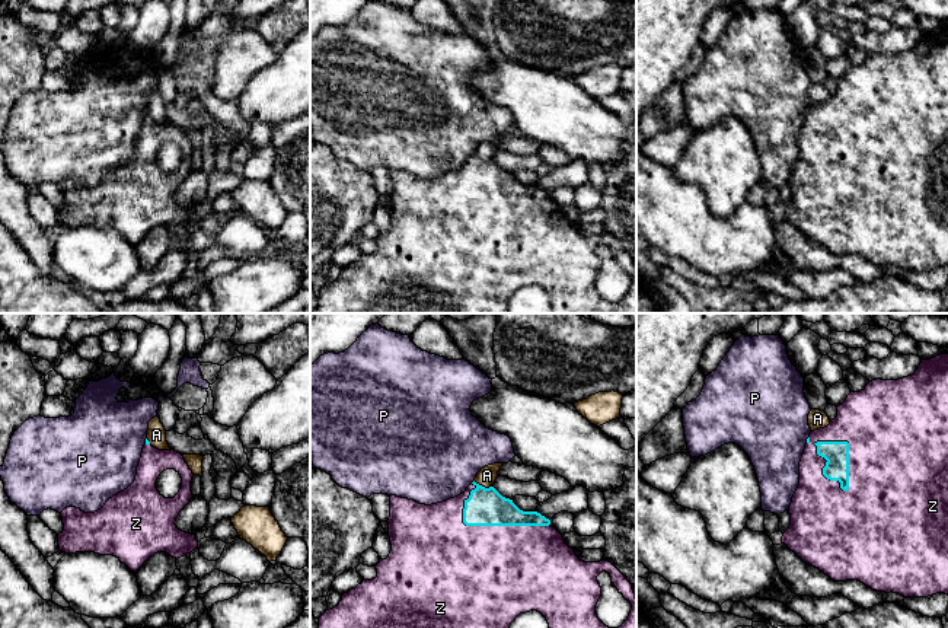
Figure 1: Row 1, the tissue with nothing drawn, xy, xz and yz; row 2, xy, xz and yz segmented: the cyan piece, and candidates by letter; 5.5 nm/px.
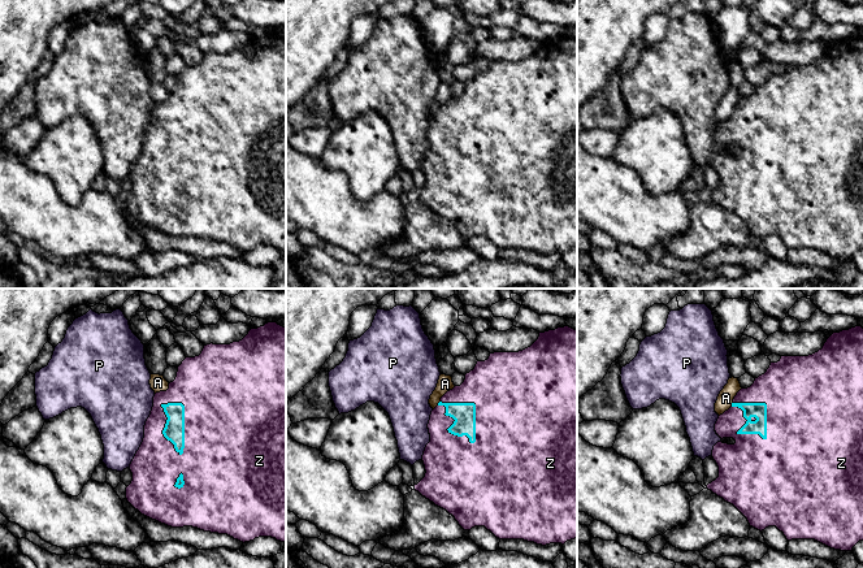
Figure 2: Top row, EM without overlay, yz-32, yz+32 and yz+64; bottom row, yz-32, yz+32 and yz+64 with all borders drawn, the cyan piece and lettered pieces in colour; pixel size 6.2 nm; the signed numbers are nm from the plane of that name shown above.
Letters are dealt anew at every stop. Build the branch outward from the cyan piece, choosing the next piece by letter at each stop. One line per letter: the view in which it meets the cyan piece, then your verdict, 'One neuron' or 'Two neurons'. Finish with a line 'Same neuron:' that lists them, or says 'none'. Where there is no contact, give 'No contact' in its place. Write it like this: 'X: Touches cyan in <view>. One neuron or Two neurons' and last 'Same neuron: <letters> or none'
A: Touches cyan in xz. Two neurons
P: Touches cyan in xy. Two neurons
Z: Touches cyan in yz. One neuron
Same neuron: Z

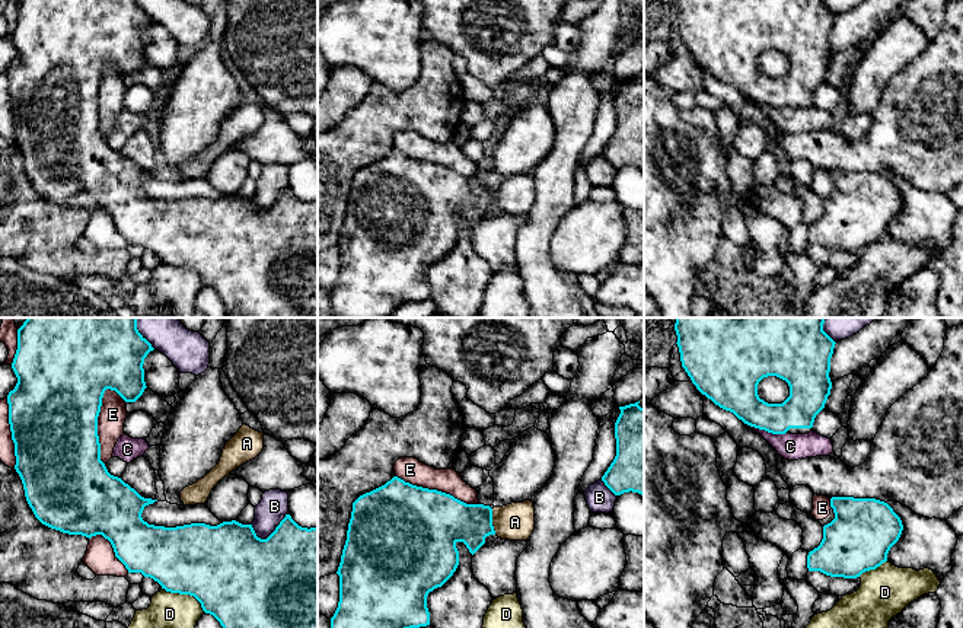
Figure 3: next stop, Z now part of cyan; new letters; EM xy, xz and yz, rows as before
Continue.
A: Touches cyan in xz. Two neurons
B: Touches cyan in xy. Two neurons
C: Touches cyan in yz. Two neurons
D: Touches cyan in xy. Two neurons
E: Touches cyan in xy. Two neurons
Same neuron: none

